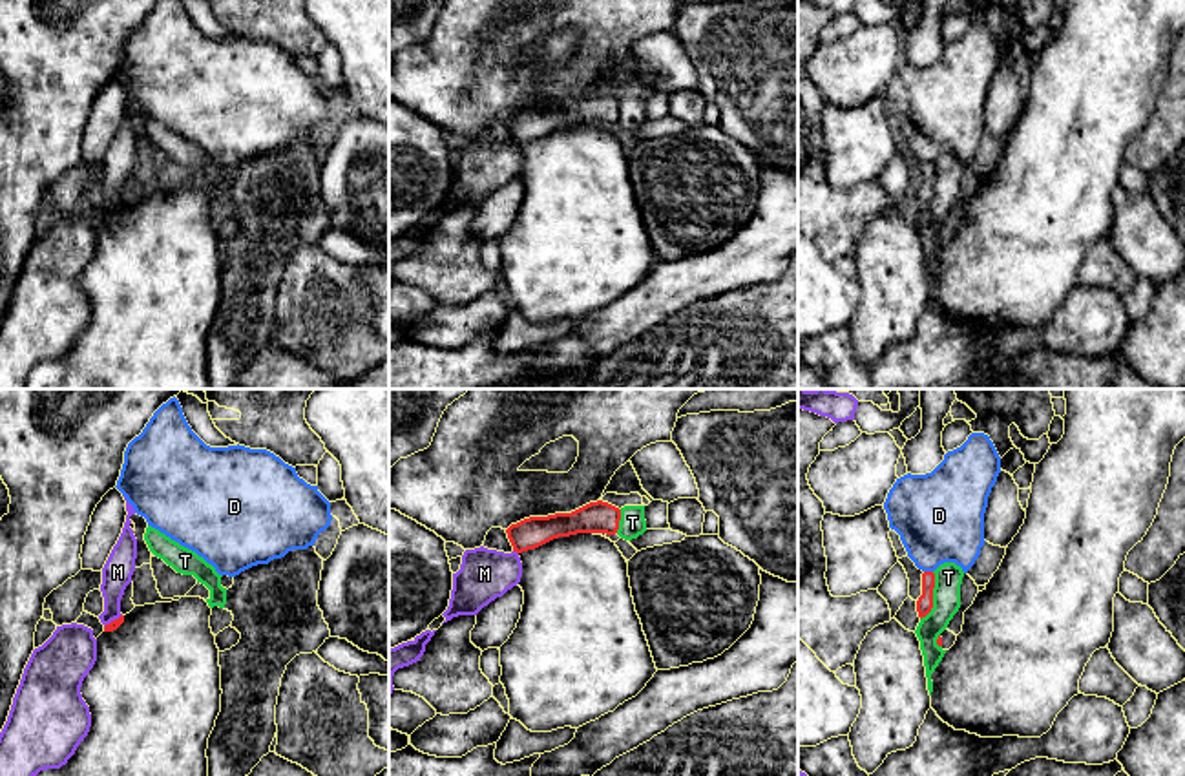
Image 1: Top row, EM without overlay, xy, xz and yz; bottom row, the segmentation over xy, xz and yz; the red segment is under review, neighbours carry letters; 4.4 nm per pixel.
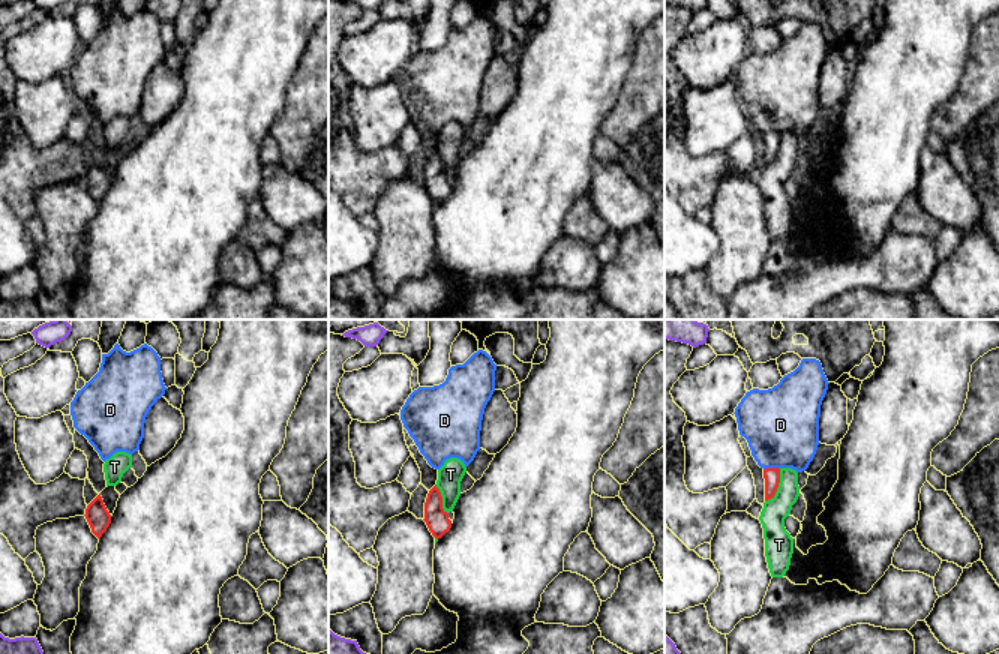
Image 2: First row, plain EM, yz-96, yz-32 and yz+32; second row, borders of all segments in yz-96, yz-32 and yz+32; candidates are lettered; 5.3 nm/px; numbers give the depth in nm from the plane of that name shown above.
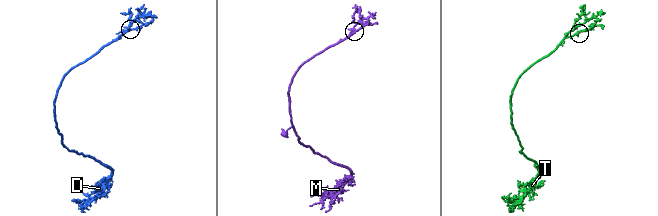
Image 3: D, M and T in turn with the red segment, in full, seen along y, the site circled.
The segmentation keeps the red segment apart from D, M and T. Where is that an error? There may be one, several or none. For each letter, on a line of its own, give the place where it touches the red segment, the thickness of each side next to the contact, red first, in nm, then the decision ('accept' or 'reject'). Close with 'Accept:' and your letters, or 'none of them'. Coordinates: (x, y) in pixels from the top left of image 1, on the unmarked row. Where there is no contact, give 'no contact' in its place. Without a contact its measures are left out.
D: yz (928, 163) | 70/380 nm | reject
M: xz (515, 141) | 140/220 nm | reject
T: yz (932, 187) | 70/130 nm | reject
Accept: none of them

